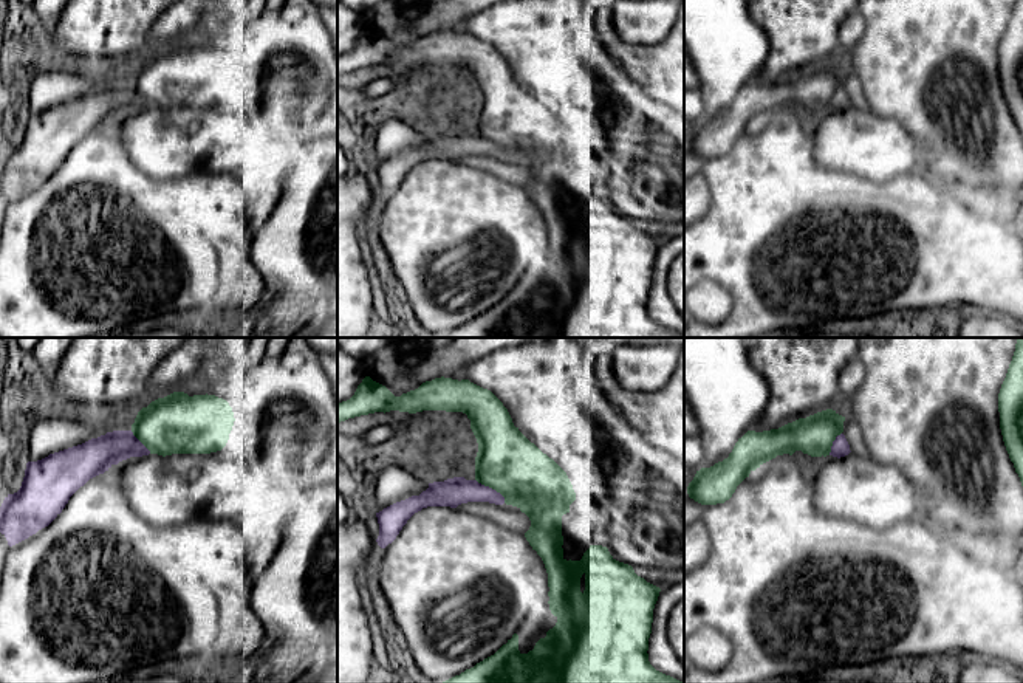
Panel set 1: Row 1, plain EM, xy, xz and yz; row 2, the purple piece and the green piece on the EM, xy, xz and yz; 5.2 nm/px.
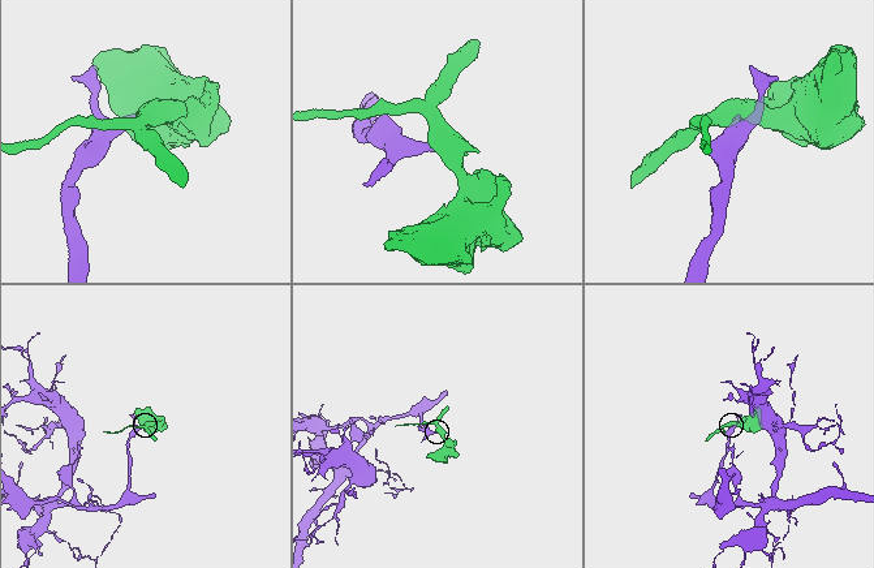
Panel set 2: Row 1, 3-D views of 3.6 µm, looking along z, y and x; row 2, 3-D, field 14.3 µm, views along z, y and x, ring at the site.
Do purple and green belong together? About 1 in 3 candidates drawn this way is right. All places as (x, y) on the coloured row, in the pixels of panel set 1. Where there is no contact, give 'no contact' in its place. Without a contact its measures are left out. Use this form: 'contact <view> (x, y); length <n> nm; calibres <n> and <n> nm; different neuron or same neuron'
contact xz (491, 488); length 200 nm; calibres 140 and 320 nm; different neuron

